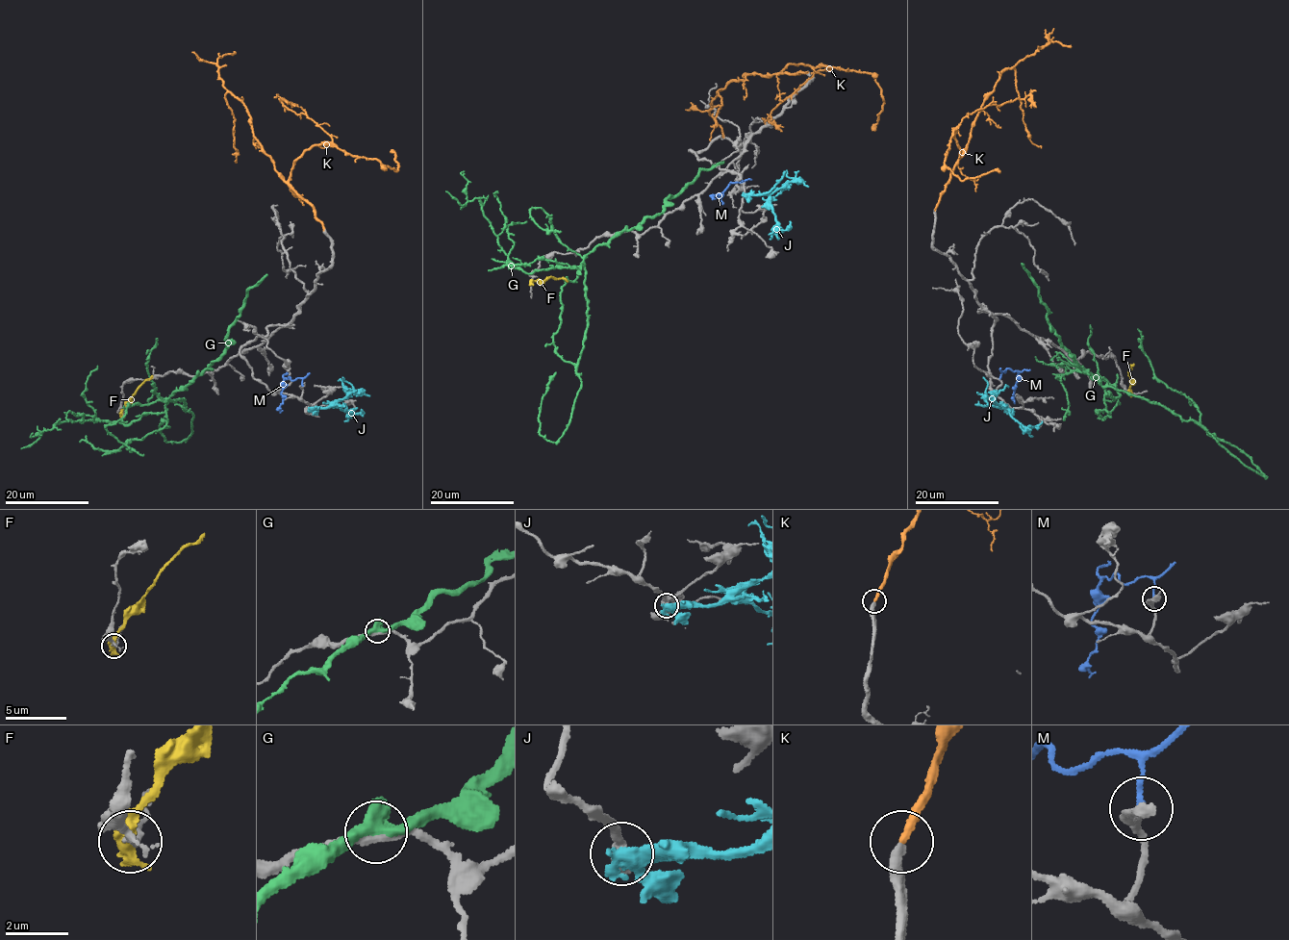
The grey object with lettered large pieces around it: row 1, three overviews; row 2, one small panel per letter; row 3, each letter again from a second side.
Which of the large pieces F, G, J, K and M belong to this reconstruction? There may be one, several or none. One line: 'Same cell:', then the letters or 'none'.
Same cell: K, M

